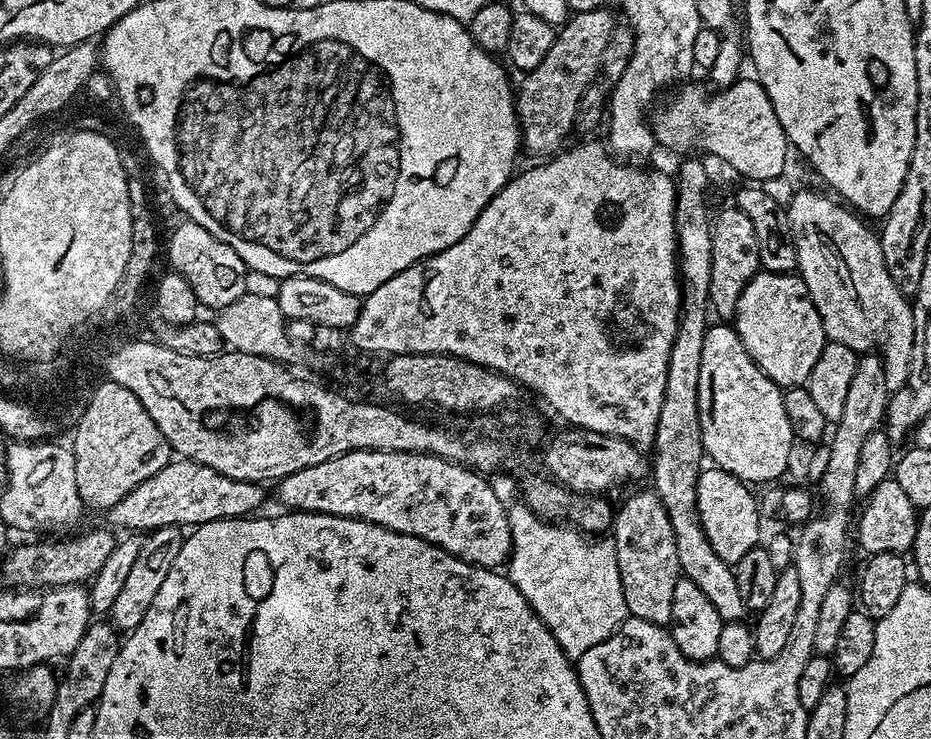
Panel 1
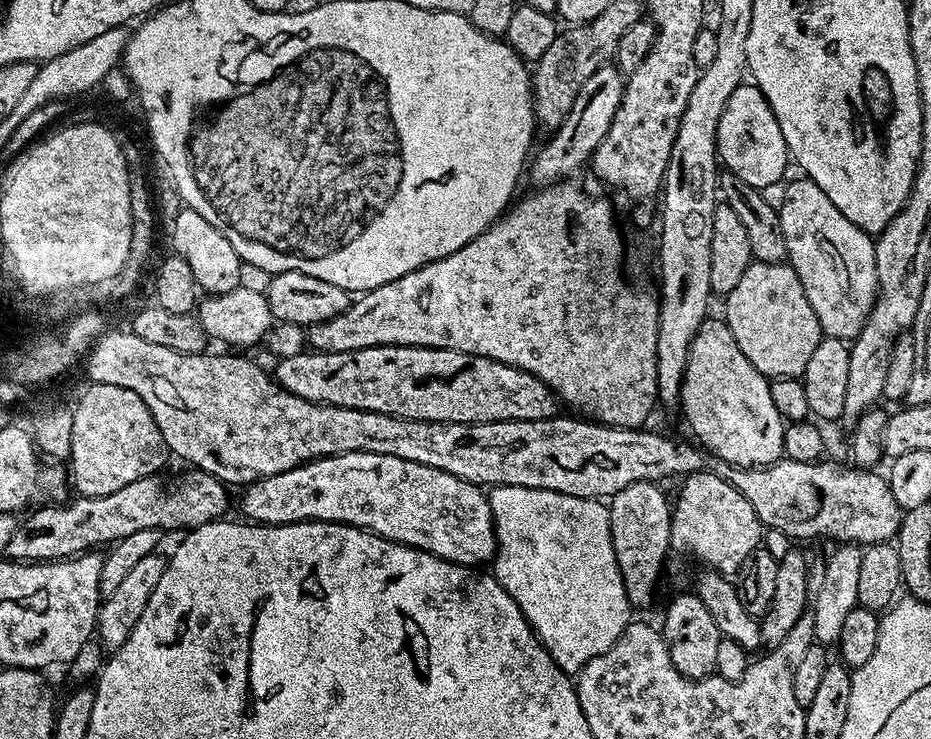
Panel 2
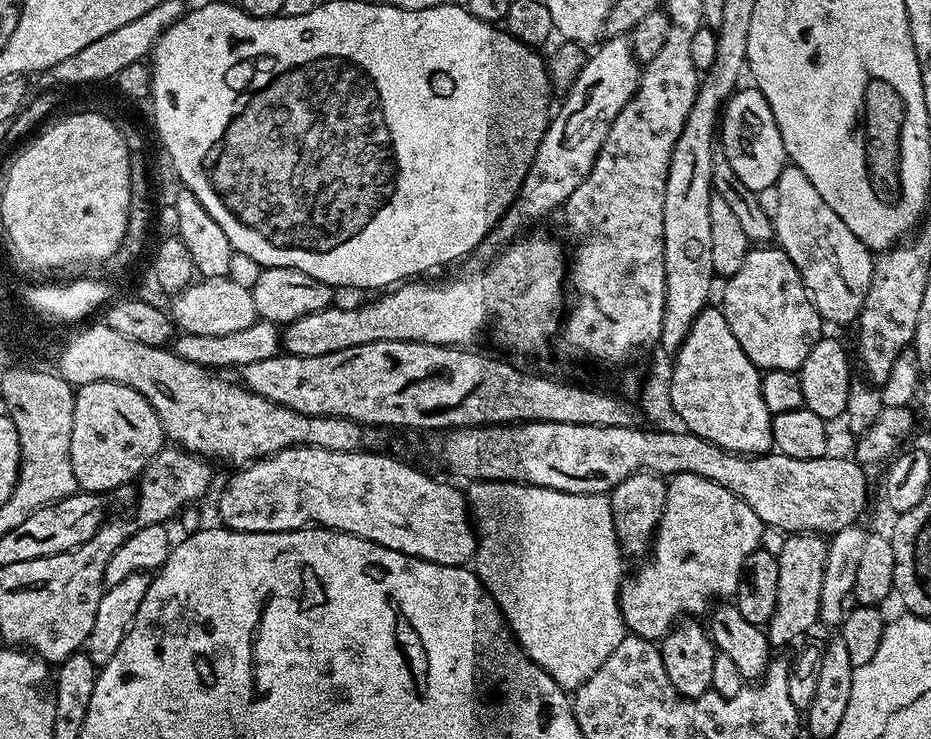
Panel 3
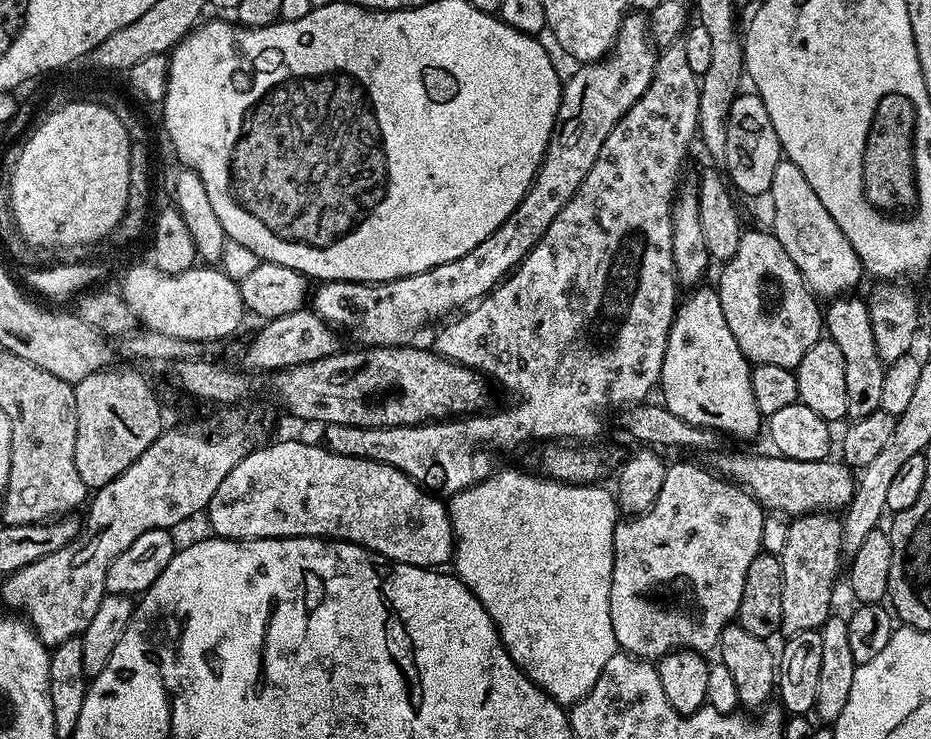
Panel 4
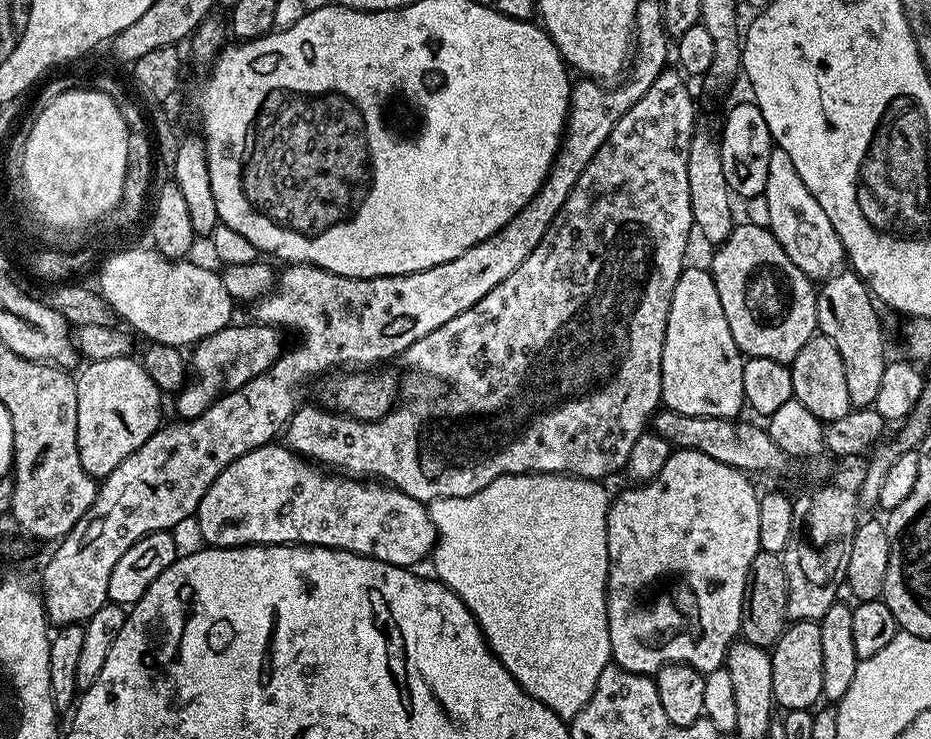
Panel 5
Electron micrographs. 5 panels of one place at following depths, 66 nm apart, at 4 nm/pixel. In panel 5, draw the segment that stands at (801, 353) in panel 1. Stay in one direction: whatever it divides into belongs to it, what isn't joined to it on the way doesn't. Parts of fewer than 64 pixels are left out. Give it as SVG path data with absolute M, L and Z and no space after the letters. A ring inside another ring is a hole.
M747 222L737 223L735 227L733 227L730 238L726 238L726 242L719 245L713 252L716 253L712 256L710 271L714 278L714 286L718 286L718 298L722 298L722 314L726 314L726 322L730 322L730 334L734 334L734 342L740 348L741 353L743 353L745 357L757 356L758 358L774 358L774 362L791 365L793 358L798 354L798 350L802 350L802 346L806 346L806 342L810 342L810 338L817 335L818 332L816 327L817 289L814 287L813 281L805 272L798 270L798 266L794 266L794 262L790 262L786 250L782 250L778 238L774 238L774 234L768 228L763 228L757 224Z

